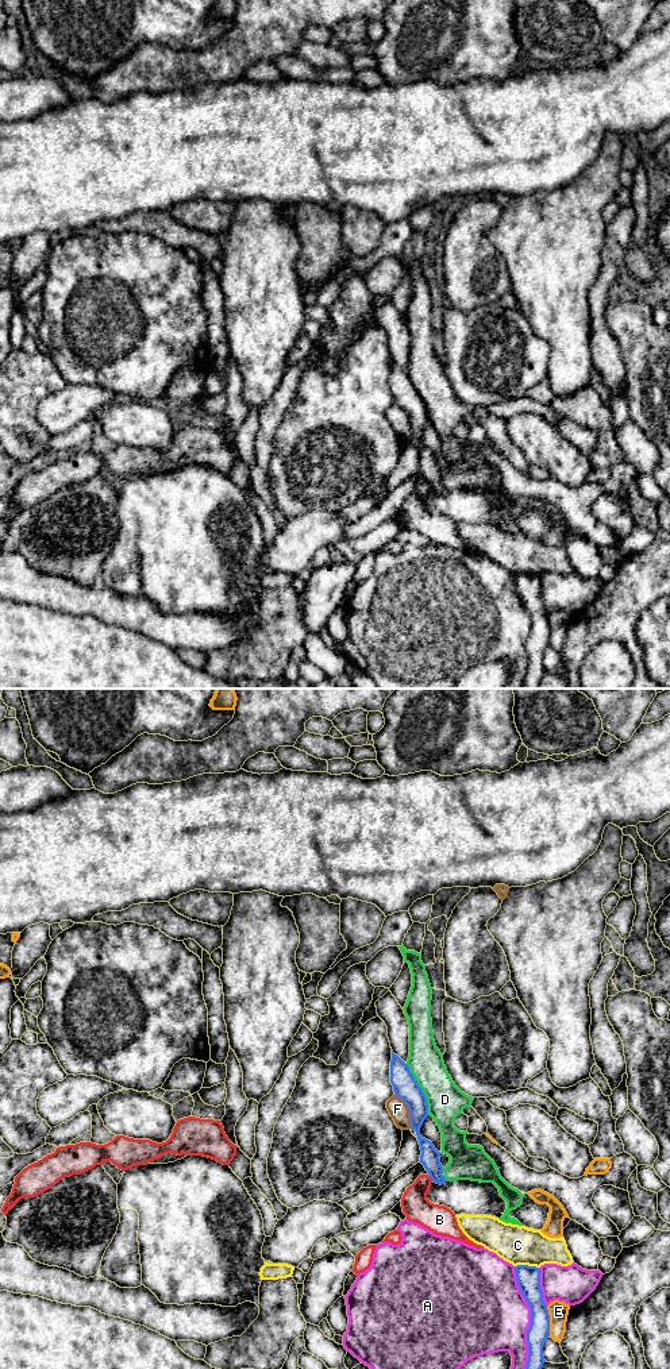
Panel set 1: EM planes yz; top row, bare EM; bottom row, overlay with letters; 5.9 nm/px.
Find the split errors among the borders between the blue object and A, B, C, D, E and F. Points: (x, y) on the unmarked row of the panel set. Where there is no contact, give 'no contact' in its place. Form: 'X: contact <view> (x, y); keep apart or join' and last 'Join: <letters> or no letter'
A: contact yz (531, 632); keep apart
B: contact yz (431, 486); keep apart
C: contact yz (527, 574); keep apart
D: contact yz (422, 398); keep apart
E: contact yz (549, 629); keep apart
F: contact yz (409, 419); keep apart
Join: no letter

